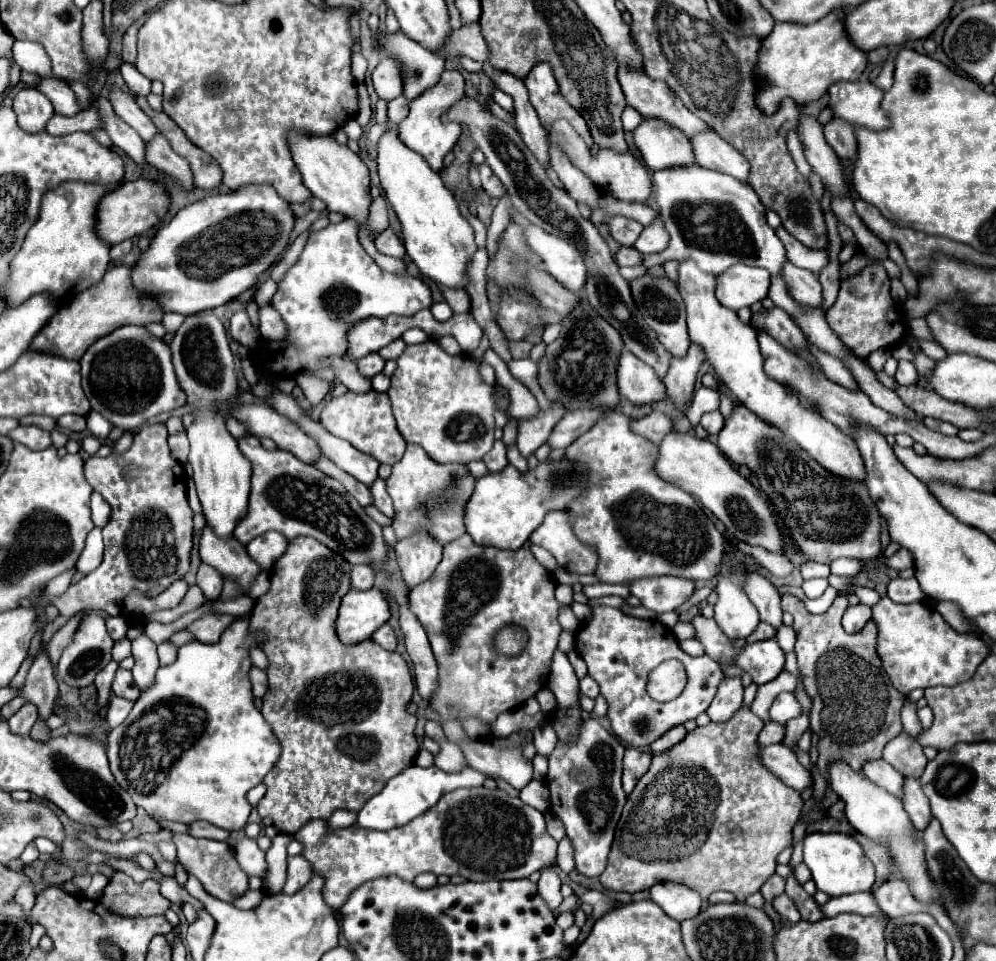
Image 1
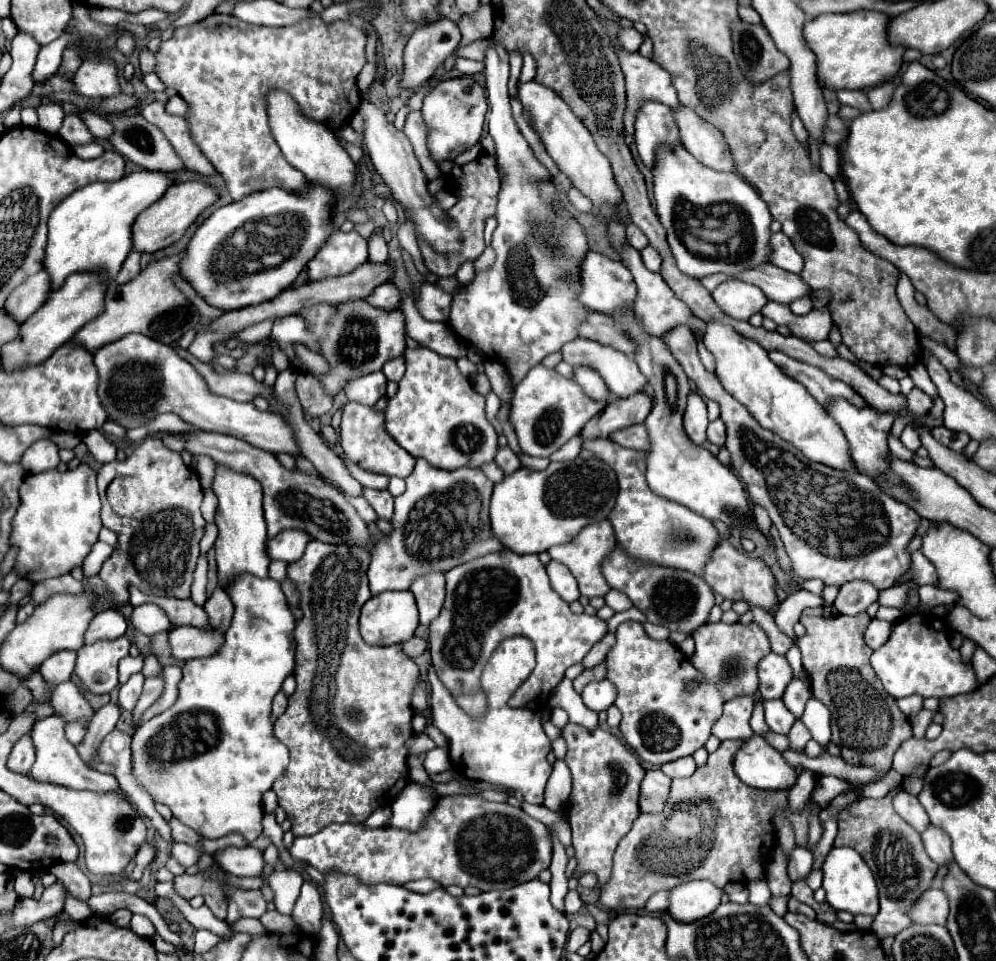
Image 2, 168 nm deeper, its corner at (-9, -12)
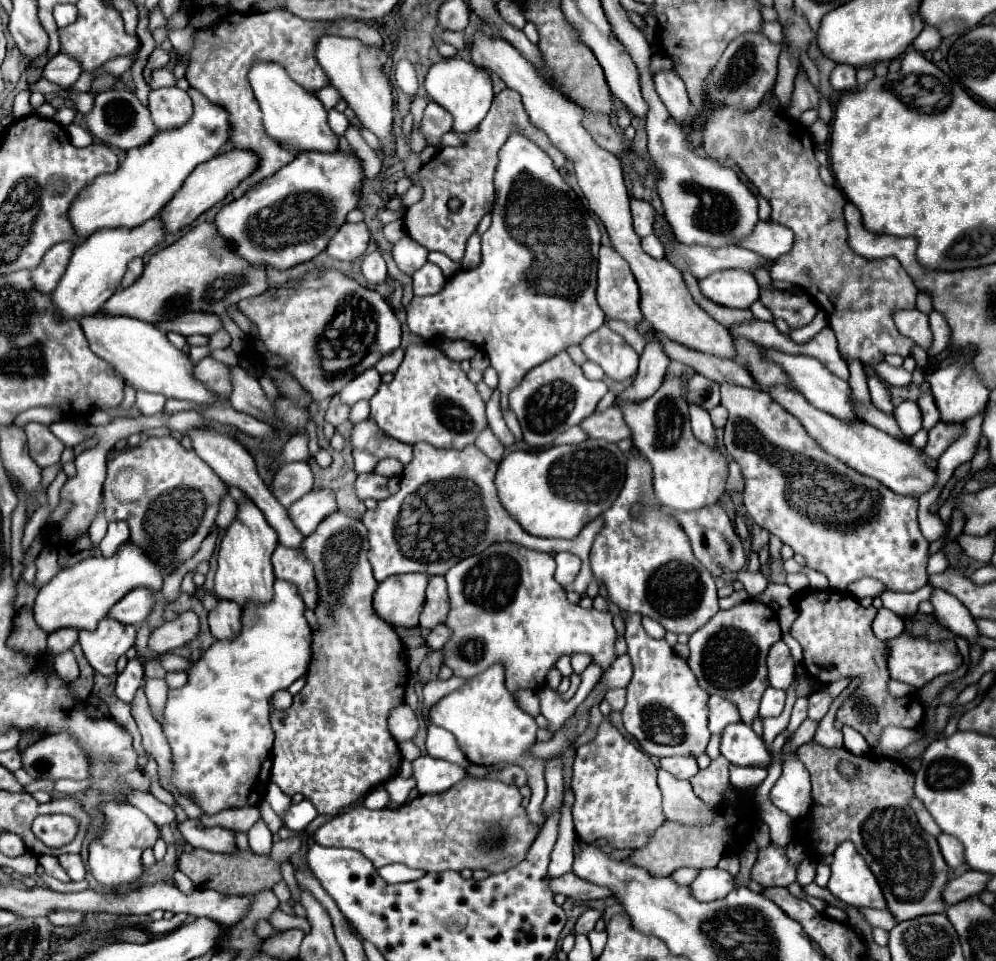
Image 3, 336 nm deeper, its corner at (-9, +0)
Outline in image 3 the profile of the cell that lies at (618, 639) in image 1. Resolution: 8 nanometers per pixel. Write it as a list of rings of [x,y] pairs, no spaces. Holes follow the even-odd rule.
[[[626,614],[626,644],[634,676],[628,684],[626,706],[622,710],[624,728],[638,740],[650,756],[700,756],[710,740],[708,698],[700,688],[686,660],[678,658],[666,640],[650,638],[640,622],[640,614]]]

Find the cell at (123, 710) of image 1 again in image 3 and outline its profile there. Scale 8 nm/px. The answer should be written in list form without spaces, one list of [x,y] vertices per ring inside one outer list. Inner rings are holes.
[[[168,672],[166,674],[166,684],[168,688],[182,688],[186,684],[186,672]]]

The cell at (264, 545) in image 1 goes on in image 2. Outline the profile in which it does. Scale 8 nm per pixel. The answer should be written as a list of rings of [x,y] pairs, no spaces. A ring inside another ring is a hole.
[[[282,530],[282,534],[268,542],[268,552],[272,560],[294,562],[302,558],[308,542],[310,534],[302,534],[302,530]]]

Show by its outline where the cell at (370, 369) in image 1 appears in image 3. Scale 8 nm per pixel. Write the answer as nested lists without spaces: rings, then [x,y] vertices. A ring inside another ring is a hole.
[[[370,368],[370,370],[364,370],[360,376],[356,376],[354,380],[350,380],[342,392],[340,392],[340,398],[344,404],[356,404],[358,400],[370,400],[378,386],[380,386],[380,372],[376,368]]]

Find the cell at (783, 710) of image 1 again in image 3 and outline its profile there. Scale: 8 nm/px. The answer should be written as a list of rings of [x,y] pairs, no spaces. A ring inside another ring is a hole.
[[[766,688],[762,702],[760,702],[760,716],[762,718],[776,718],[782,714],[784,710],[784,702],[786,702],[786,692],[784,690],[776,690],[776,688]]]

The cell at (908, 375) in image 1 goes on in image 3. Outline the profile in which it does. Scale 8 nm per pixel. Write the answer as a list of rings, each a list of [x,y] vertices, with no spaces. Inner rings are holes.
[[[930,392],[920,394],[920,398],[916,400],[916,404],[918,404],[918,406],[920,406],[920,410],[922,410],[924,428],[926,428],[926,430],[930,430],[930,428],[940,420],[940,412],[938,412],[938,408],[936,408],[936,402],[934,402],[932,394],[930,394]]]

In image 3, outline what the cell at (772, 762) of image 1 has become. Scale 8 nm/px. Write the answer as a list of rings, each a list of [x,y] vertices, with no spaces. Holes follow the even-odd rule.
[[[744,722],[730,724],[722,734],[720,752],[738,766],[760,766],[766,768],[770,764],[770,752],[762,736],[758,736]]]

